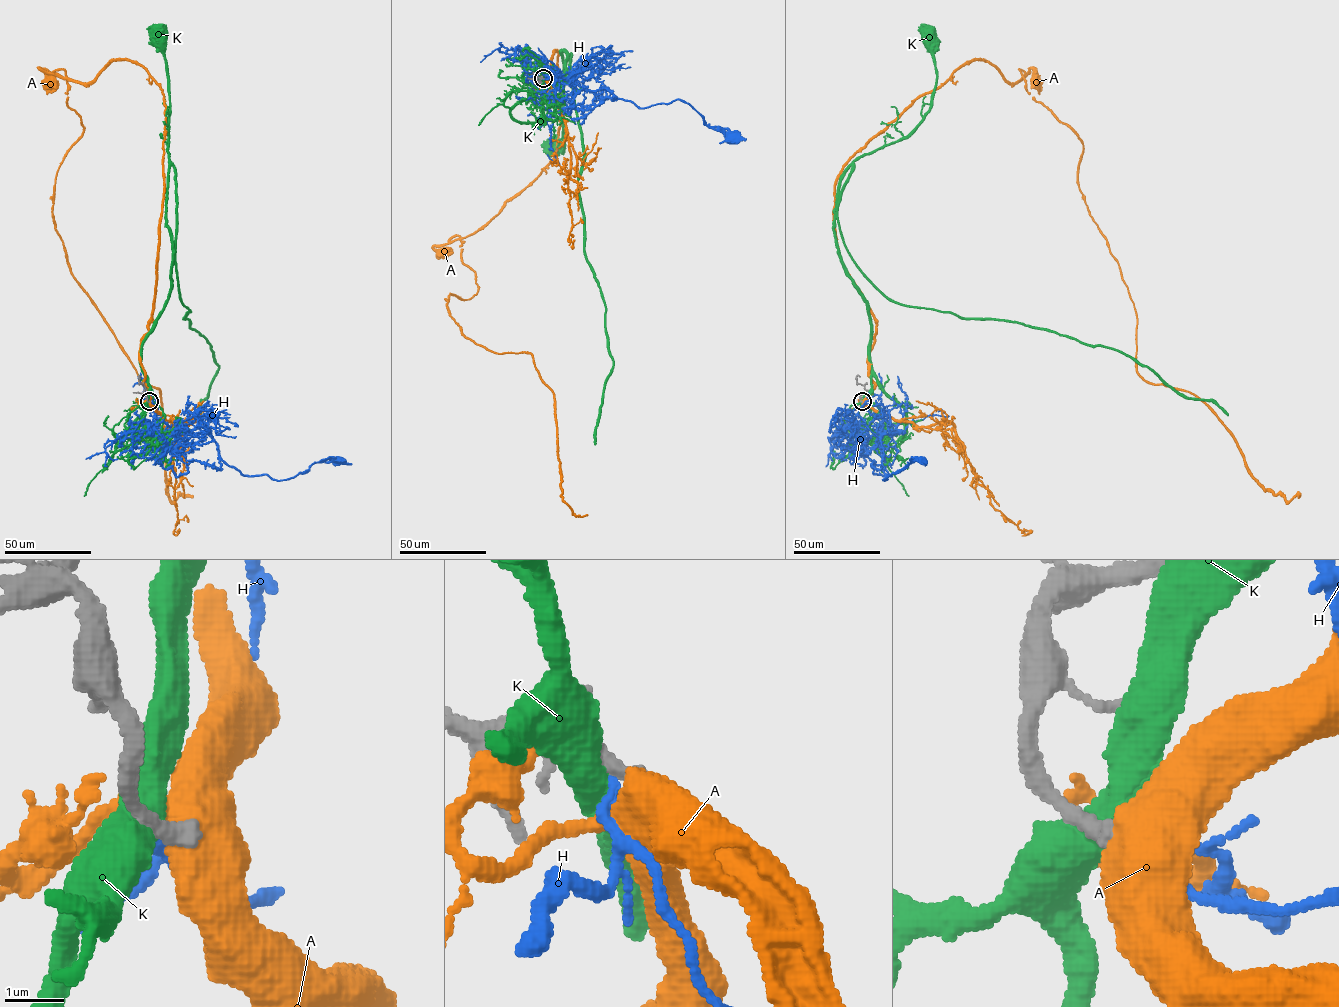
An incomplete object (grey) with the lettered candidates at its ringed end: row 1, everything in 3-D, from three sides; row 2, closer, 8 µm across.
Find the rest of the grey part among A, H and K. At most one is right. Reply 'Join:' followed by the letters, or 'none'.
Join: none

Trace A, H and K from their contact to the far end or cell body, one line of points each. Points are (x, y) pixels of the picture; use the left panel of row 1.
A: (149, 402), (140, 346), (162, 206), (160, 86), (125, 59), (83, 82), (39, 69), (49, 81)
H: (148, 401), (155, 403), (158, 431), (207, 433), (219, 457), (243, 475), (281, 480), (339, 459)
K: (148, 401), (150, 387), (141, 363), (142, 346), (170, 291), (172, 251), (166, 224), (170, 103), (161, 38)

